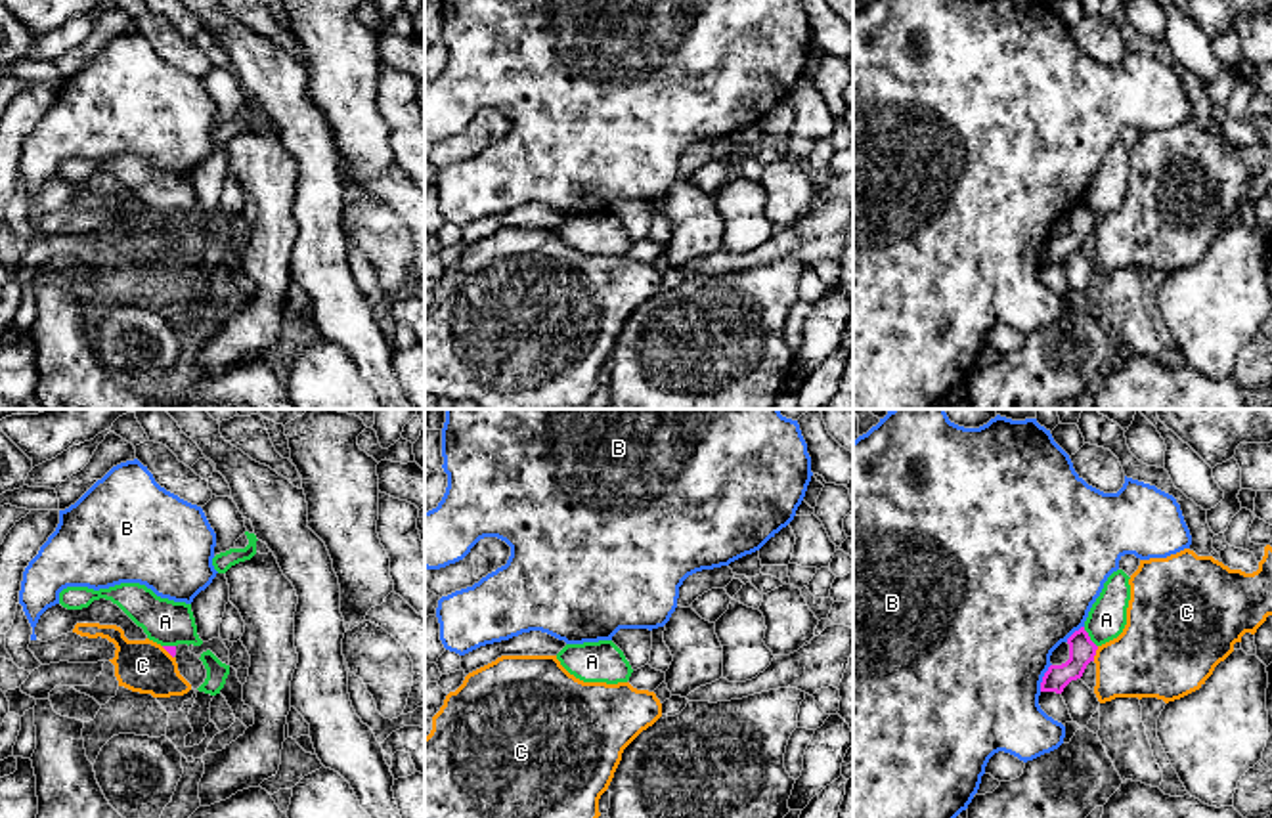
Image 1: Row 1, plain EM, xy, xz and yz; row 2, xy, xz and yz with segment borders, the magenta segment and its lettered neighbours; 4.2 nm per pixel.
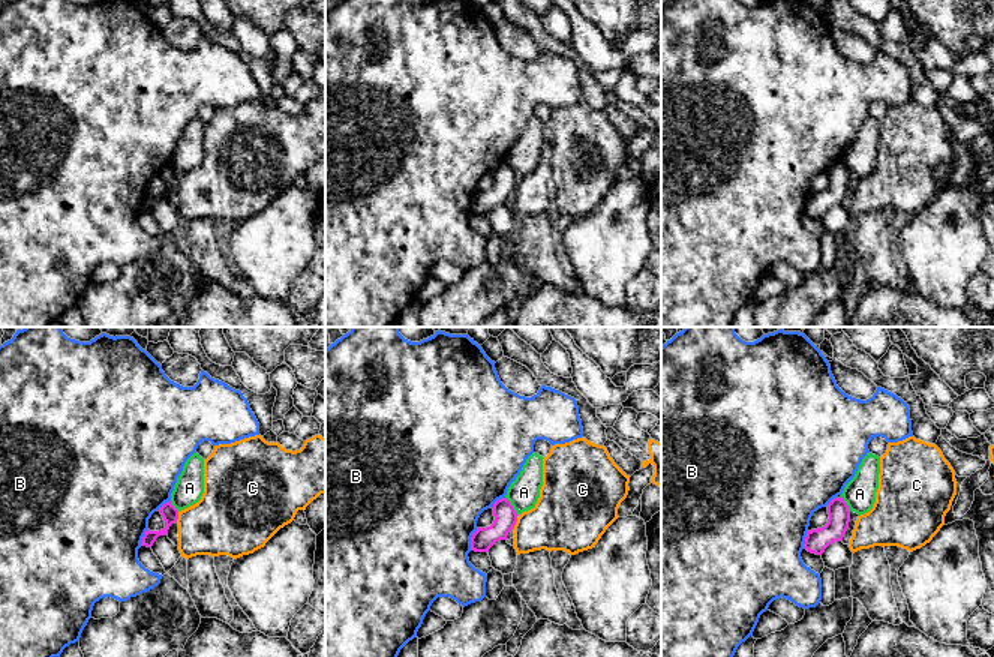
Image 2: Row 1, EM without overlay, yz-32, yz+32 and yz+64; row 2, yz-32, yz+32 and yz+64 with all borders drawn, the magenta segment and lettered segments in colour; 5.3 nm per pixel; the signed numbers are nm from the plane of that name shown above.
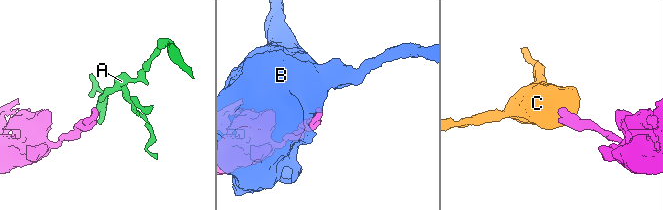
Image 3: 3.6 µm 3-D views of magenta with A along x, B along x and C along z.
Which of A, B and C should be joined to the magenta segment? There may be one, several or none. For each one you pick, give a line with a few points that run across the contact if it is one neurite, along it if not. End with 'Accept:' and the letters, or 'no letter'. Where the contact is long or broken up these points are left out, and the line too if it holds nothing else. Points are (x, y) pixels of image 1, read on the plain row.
Accept: no letter

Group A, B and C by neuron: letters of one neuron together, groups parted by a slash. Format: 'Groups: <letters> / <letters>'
Groups: A / B / C

